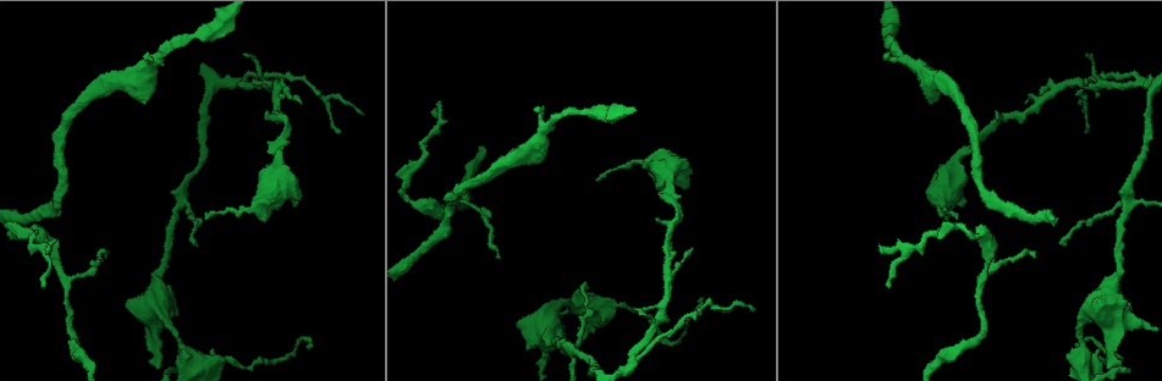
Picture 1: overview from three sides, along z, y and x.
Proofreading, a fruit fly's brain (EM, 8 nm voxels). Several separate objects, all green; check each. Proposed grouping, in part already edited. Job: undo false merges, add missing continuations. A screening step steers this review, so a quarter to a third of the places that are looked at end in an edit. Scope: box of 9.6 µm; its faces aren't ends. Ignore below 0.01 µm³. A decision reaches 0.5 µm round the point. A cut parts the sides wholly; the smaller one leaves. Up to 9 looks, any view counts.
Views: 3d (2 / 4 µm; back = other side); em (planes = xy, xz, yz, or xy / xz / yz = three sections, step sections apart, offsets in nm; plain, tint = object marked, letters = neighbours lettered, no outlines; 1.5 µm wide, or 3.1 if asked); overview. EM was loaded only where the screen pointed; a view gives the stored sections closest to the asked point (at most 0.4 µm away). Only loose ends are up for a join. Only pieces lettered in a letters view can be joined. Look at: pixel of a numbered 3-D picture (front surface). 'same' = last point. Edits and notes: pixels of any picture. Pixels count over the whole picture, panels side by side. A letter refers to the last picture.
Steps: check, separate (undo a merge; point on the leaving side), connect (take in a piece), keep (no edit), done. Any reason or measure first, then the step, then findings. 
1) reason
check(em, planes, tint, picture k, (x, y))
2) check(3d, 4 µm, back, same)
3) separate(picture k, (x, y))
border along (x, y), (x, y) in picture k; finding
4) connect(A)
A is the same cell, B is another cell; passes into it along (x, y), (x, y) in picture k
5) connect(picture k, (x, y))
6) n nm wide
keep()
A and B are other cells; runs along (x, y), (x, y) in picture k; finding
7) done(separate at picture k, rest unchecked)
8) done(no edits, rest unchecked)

thin end
check(em, planes, letters, picture 1, (887, 285))

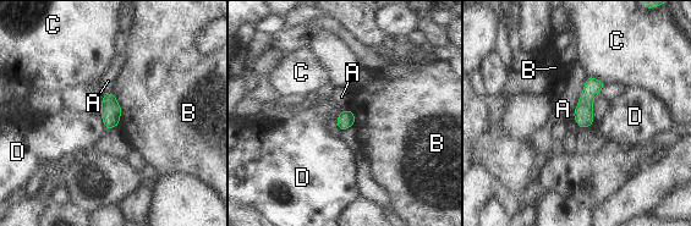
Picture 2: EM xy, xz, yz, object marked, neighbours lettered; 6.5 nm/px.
A touches over 280 nm
keep()
A, B, C and D are other cells; no lettered piece goes on from it

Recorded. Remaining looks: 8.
free end
check(em, xy, step 4, letters, picture 1, (499, 256))

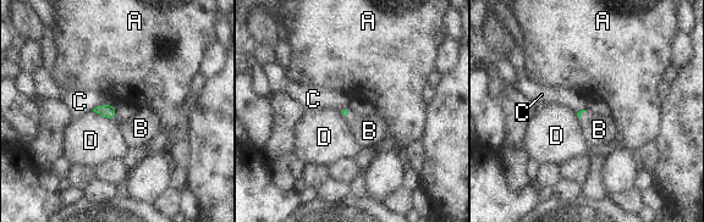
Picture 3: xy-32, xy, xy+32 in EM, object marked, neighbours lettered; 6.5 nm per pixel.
cut it another way
check(em, planes, letters, same)

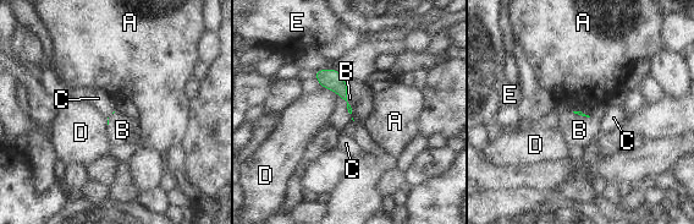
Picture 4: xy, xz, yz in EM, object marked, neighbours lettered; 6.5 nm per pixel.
C touches over 150 nm
connect(B)
B is the same cell, A, C, D and E are other cells; passes into it along (332, 80), (346, 99), (350, 98) in picture 4; the neuron continues

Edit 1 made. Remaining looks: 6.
thin end
check(3d, 2 µm, picture 1, (1088, 130))

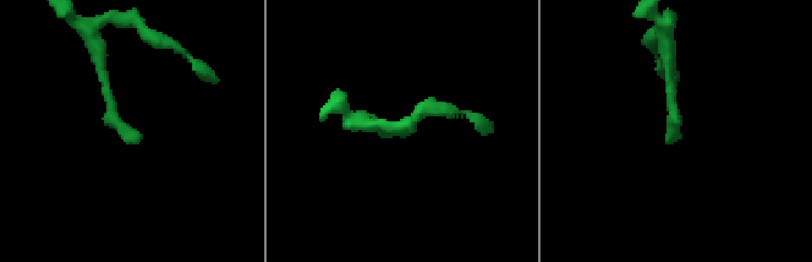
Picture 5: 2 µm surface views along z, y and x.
now the EM
check(em, planes, letters, picture 5, (672, 137))

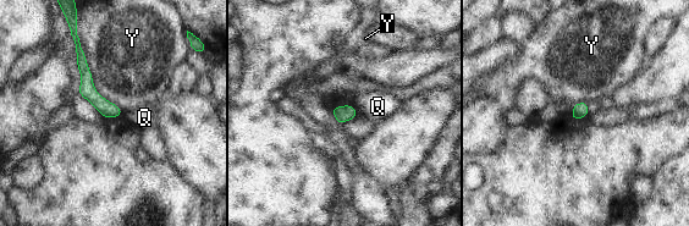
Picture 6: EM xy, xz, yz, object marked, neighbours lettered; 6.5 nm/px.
100 nm wide
keep()
Q and Y are other cells; no lettered piece goes on from it

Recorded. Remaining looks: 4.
check(3d, 2 µm, picture 1, (1074, 343))

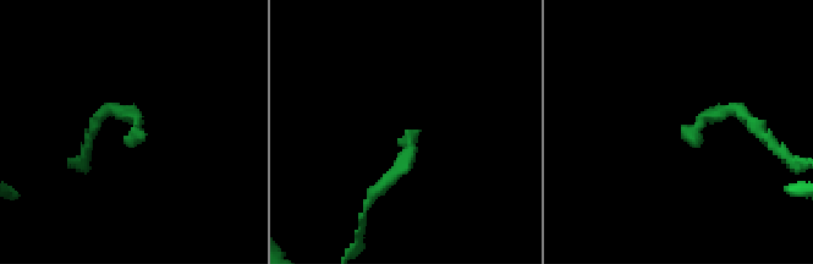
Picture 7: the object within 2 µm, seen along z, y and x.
check(em, yz, step 8, letters, picture 7, (417, 130))

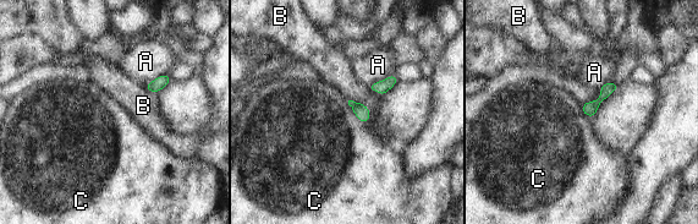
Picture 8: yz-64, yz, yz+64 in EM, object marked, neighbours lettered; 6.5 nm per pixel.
check(em, planes, letters, same)

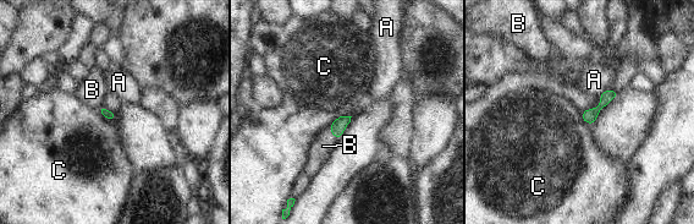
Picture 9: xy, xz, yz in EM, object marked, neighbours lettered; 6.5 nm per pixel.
60 nm wide
keep()
A, B and C are other cells; border along (351, 115), (340, 115), (329, 125) in picture 9; none of them fits

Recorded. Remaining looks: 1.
done(connect at picture 4, rest unchecked)

